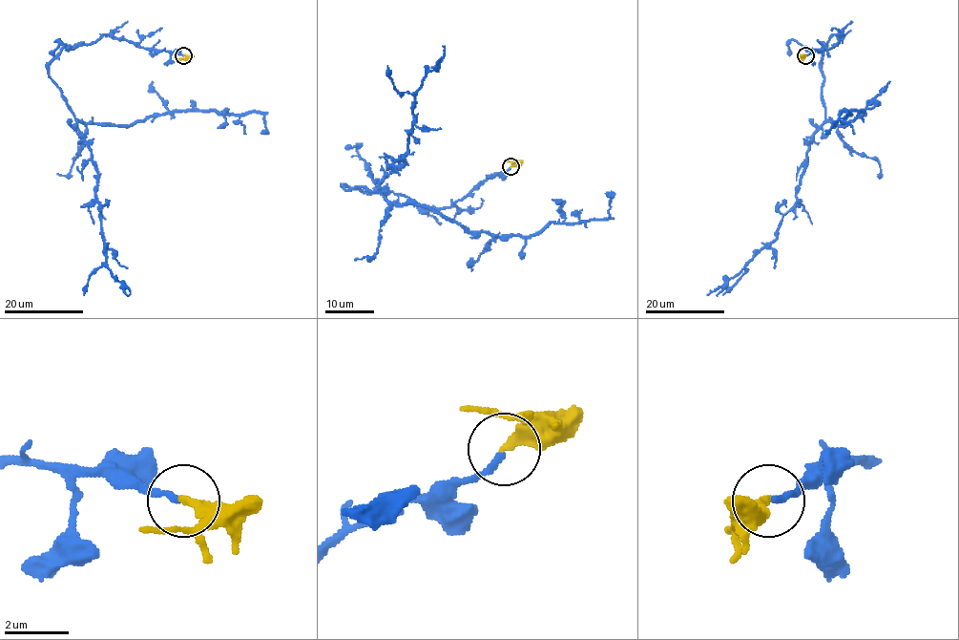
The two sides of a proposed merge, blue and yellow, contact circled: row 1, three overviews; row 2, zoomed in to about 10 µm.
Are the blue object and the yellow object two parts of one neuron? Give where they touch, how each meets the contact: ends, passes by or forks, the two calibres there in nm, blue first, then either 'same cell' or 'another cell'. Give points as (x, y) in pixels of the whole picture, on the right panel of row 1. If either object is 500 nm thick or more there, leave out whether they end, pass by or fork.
(805, 55) | blue ends | yellow ends | 200/320 nm | same cell

